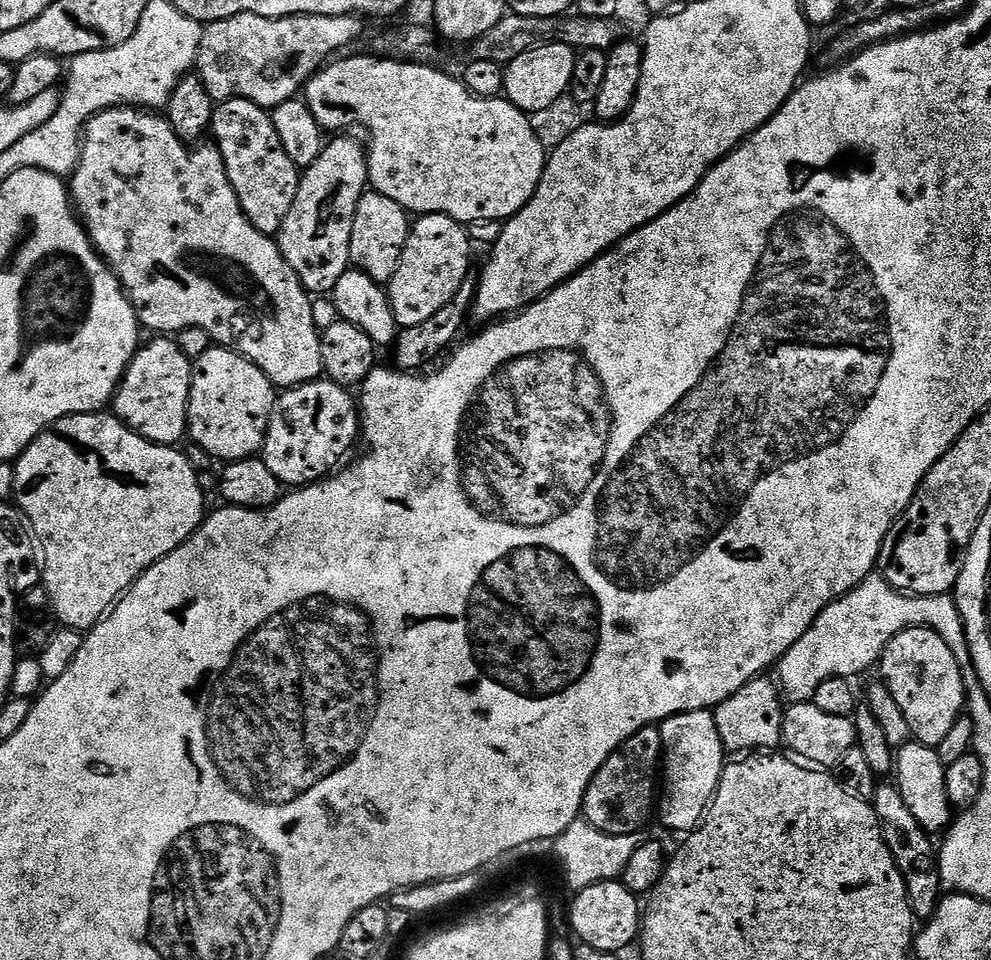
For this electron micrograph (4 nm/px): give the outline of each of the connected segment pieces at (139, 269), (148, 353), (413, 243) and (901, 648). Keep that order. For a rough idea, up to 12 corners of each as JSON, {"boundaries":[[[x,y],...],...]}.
{"boundaries":[[[84,125],[70,195],[152,334],[280,390],[324,376],[313,297],[219,148]],[[152,338],[112,410],[155,444],[188,431],[193,361]],[[446,214],[408,229],[386,286],[400,328],[434,318],[473,271]],[[929,628],[880,655],[915,743],[939,749],[966,708],[958,658]]]}

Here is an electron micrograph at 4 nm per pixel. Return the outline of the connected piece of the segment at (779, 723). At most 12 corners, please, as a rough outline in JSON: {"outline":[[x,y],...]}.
{"outline":[[756,677],[714,710],[725,753],[776,750],[785,701]]}

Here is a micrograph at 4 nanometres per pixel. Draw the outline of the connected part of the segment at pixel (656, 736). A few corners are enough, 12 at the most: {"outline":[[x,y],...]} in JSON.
{"outline":[[659,727],[638,730],[594,774],[583,819],[643,833],[658,804]]}

